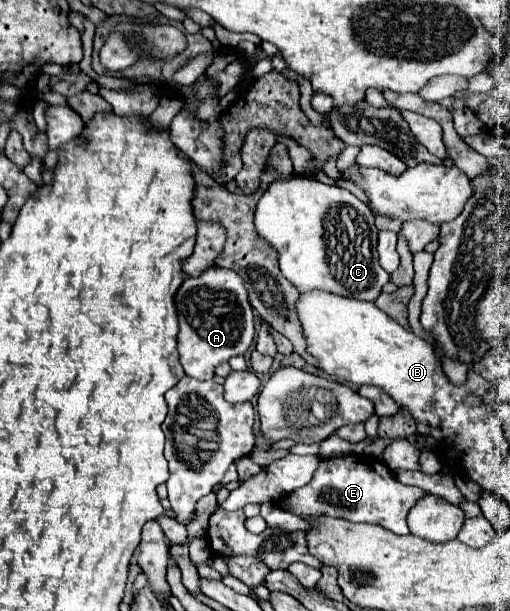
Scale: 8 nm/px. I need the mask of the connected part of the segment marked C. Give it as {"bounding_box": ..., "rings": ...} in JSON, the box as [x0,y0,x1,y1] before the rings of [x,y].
{"bounding_box":[255,176,391,302],"rings":[[[291,176],[287,180],[277,180],[269,186],[269,190],[261,196],[257,204],[255,230],[279,252],[279,264],[283,276],[295,288],[299,288],[301,294],[323,290],[337,296],[375,302],[383,286],[391,278],[391,274],[379,266],[377,226],[371,210],[345,188],[327,186],[315,178],[305,176]]]}

